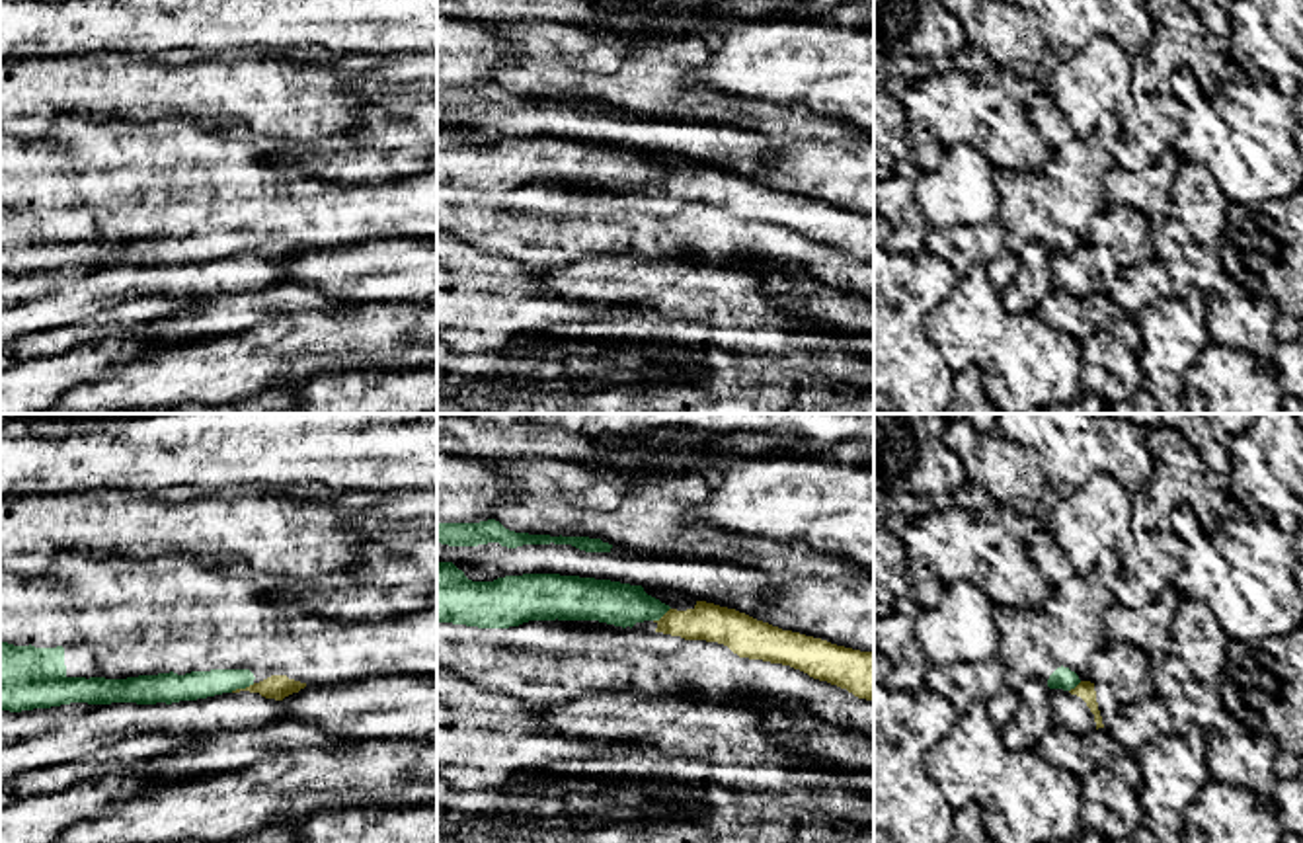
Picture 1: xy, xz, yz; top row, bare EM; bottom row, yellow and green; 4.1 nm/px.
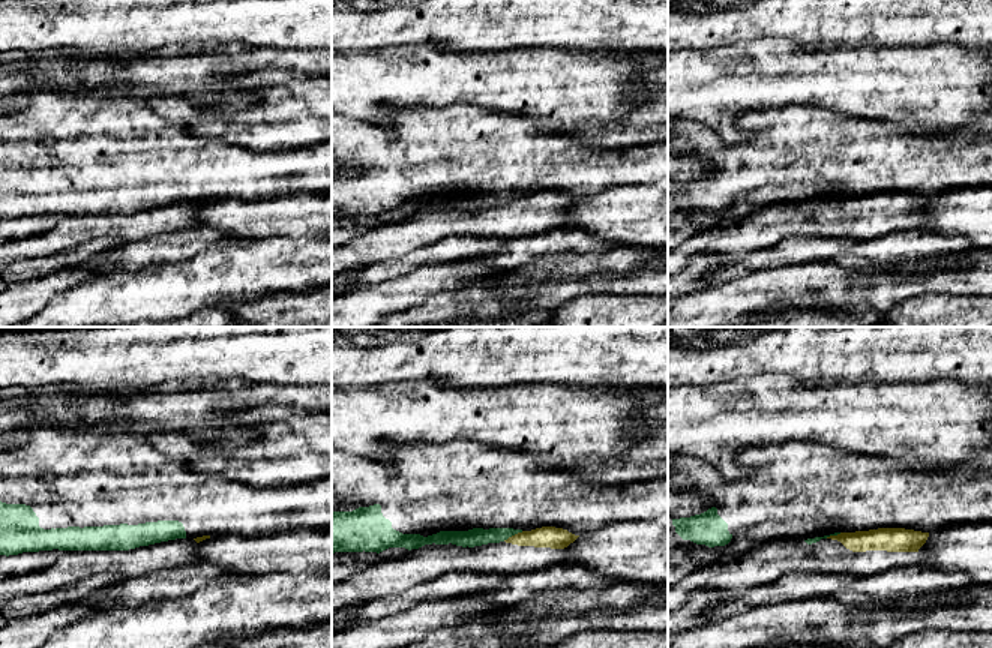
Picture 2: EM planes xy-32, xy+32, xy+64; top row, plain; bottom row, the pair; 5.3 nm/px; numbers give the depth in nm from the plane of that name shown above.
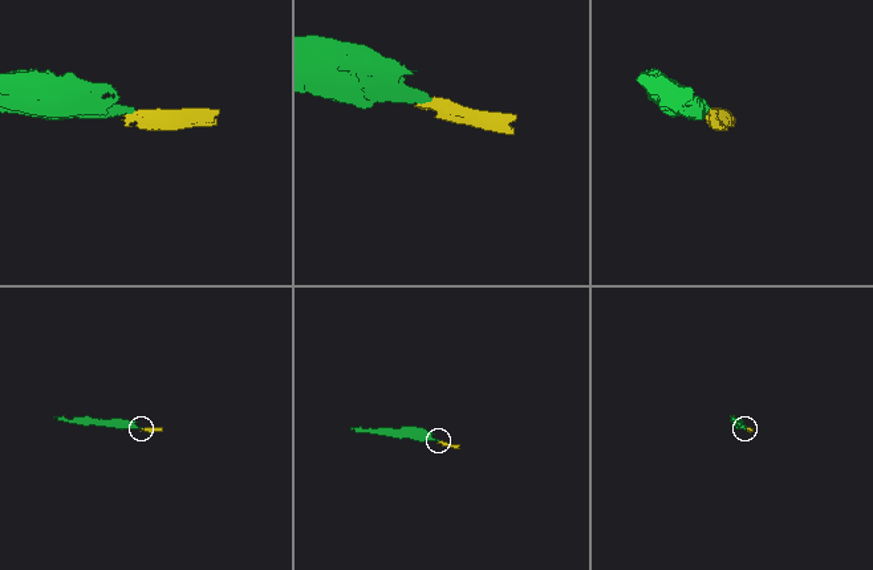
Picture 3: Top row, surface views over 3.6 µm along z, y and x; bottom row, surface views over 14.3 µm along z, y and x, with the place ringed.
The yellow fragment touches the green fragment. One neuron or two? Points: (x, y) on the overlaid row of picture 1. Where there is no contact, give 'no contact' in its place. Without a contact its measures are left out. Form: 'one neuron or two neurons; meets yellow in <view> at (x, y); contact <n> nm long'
two neurons; meets yellow in xy at (242, 689); contact 110 nm long

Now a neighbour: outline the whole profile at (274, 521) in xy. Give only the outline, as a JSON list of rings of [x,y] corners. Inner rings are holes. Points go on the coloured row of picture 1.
[[[78,488],[64,494],[0,496],[0,570],[41,578],[57,552],[82,556],[189,556],[246,562],[257,574],[289,578],[306,589],[336,572],[355,572],[361,548],[373,541],[361,531],[365,511],[341,511],[328,500],[304,500],[285,490],[242,490],[178,498],[144,498],[127,488]]]

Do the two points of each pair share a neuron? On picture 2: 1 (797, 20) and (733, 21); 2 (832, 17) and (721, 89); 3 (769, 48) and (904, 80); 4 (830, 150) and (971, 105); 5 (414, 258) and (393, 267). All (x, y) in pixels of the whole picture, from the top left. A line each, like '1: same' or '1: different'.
1: same
2: different
3: same
4: different
5: same

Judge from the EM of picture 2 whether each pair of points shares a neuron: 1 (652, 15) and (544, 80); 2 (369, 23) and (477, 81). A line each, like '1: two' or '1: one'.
1: two
2: two

